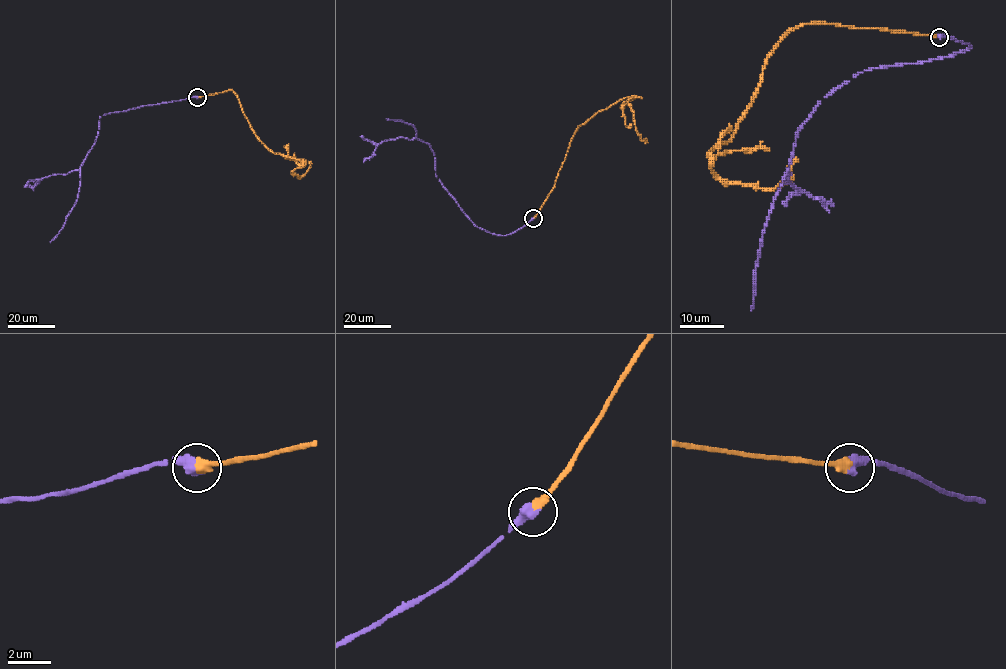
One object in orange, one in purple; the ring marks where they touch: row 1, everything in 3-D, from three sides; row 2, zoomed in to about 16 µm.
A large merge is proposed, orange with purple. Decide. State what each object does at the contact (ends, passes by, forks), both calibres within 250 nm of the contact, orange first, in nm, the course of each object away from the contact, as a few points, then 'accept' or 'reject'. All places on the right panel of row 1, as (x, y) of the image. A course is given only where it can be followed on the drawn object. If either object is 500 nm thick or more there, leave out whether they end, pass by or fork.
calibres 480 and 550 nm; course orange (940, 36), (829, 23), (792, 28), (708, 161), (721, 179), (774, 189), (792, 179), (796, 157); course purple (940, 36), (971, 46), (946, 57), (856, 74), (825, 96), (797, 133), (792, 161), (762, 238), (751, 309); accept

